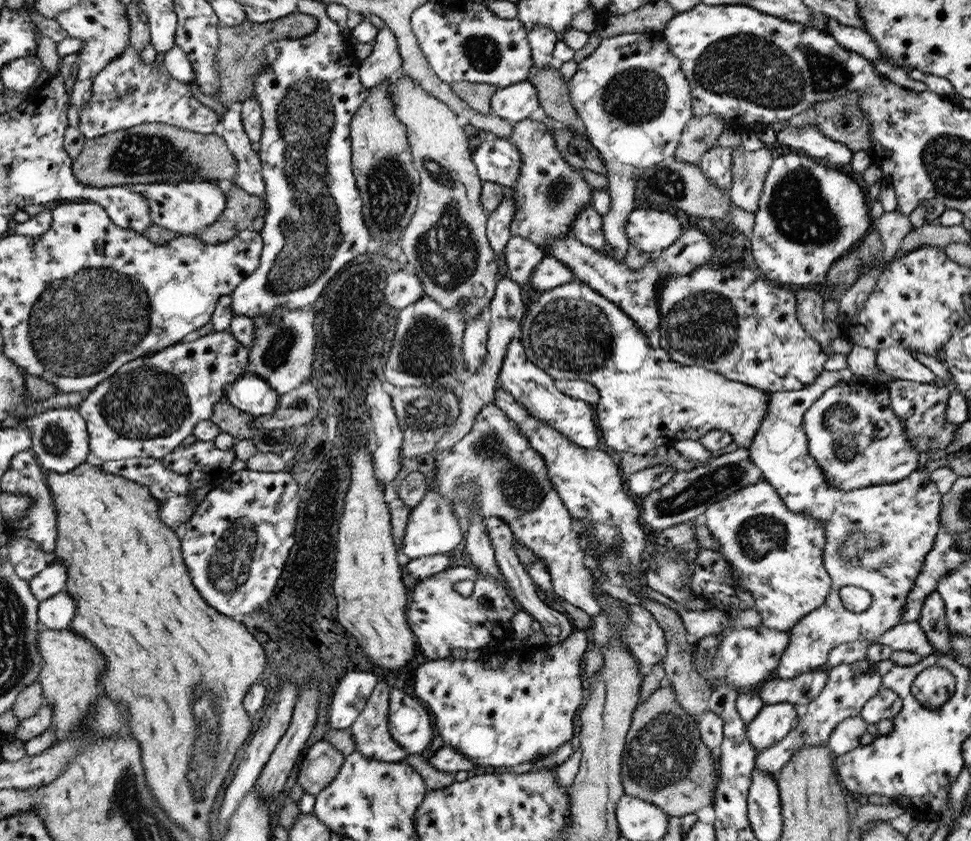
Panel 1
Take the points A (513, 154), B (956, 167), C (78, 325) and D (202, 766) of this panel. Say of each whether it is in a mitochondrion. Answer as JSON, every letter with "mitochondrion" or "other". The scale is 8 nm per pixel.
{"A":"other","B":"mitochondrion","C":"mitochondrion","D":"mitochondrion"}

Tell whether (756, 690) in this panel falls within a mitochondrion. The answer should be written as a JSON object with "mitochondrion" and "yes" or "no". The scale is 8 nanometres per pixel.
{"mitochondrion":"no"}

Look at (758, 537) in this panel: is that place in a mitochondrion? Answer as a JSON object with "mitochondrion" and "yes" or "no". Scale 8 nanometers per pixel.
{"mitochondrion":"yes"}

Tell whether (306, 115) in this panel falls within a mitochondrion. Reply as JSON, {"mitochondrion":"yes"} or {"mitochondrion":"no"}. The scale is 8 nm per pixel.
{"mitochondrion":"yes"}

